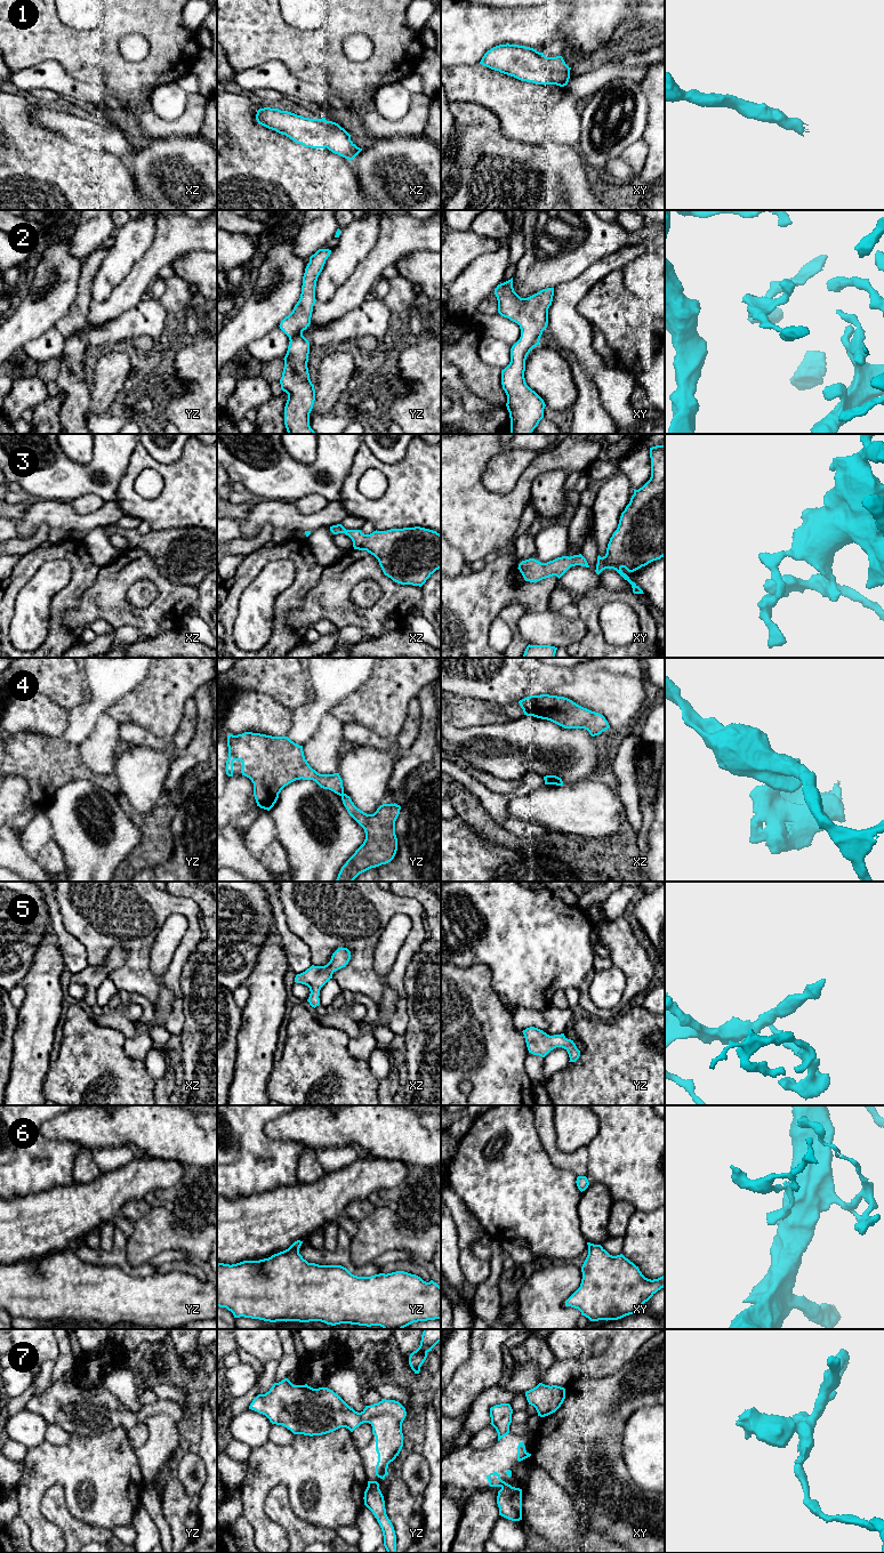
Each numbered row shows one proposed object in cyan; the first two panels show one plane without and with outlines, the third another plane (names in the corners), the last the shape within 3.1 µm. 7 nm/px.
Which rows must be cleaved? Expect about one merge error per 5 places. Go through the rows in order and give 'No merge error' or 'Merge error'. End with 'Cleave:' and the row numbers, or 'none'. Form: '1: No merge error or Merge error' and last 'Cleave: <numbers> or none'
1: No merge error
2: No merge error
3: No merge error
4: Merge error
5: No merge error
6: No merge error
7: Merge error
Cleave: 4, 7

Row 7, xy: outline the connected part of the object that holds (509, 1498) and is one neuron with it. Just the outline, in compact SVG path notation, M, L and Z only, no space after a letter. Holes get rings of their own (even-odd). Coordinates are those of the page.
M506 1484L498 1491L499 1515L512 1520L522 1520L522 1489Z

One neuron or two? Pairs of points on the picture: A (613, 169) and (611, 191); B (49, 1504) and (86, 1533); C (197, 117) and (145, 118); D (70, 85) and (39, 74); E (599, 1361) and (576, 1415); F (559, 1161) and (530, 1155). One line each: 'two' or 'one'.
A: two
B: one
C: one
D: one
E: two
F: two

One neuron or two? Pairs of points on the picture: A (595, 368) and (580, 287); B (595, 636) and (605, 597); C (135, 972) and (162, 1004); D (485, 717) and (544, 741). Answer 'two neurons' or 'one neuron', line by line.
A: one neuron
B: one neuron
C: two neurons
D: two neurons

